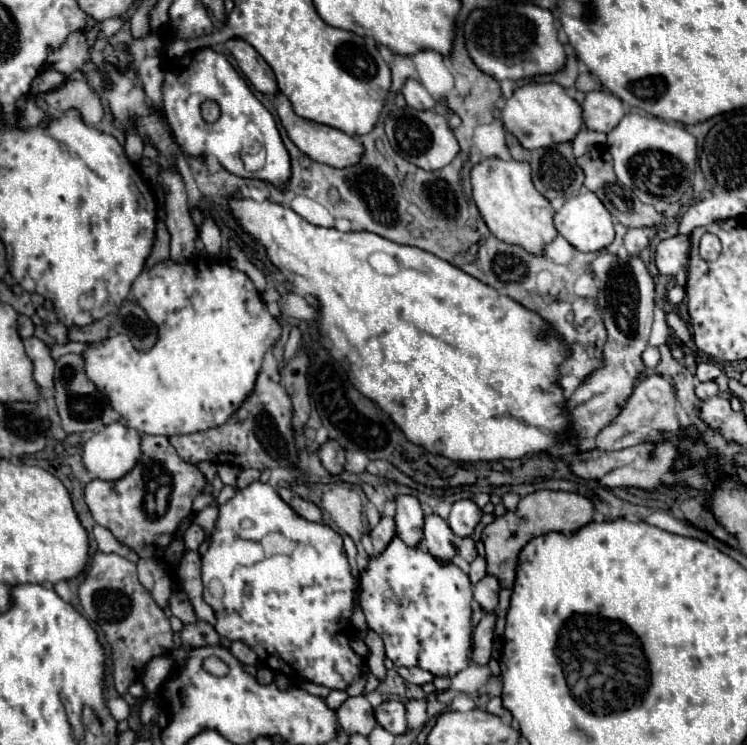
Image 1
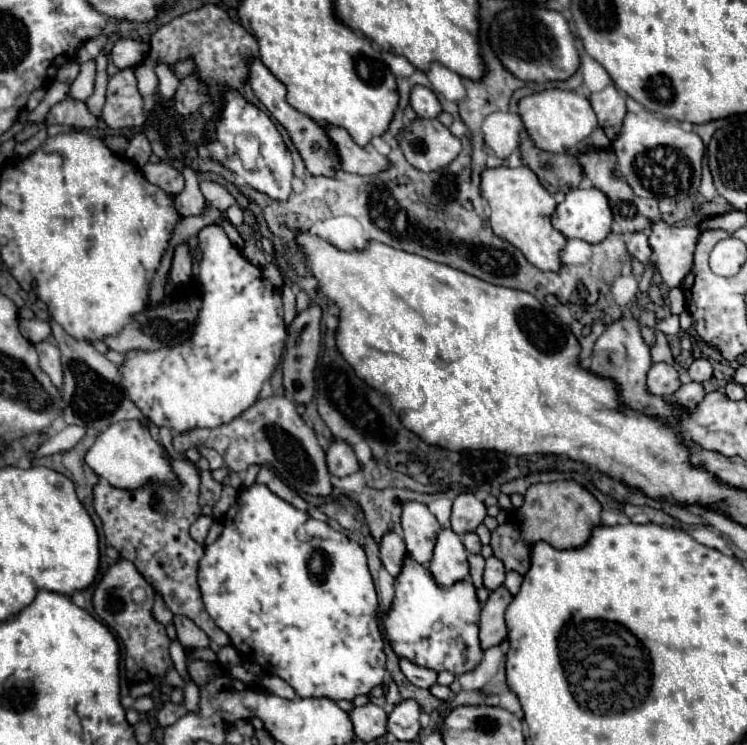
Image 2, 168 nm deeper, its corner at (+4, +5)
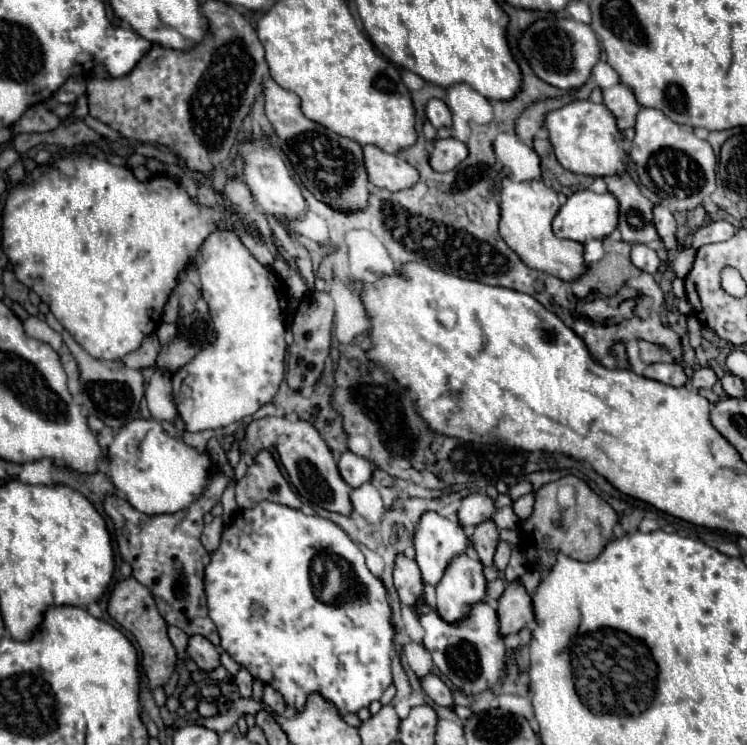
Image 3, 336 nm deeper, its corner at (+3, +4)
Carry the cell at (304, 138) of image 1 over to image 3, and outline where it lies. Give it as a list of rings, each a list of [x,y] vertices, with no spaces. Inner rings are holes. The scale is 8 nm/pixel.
[[[364,145],[364,167],[368,173],[368,181],[376,187],[384,187],[388,191],[408,189],[418,181],[418,171],[408,165],[402,157],[380,151],[374,145]]]

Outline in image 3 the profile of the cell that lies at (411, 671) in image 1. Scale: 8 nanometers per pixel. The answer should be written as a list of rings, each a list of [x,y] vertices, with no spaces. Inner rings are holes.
[[[426,673],[424,677],[420,677],[420,685],[424,689],[424,693],[438,705],[442,707],[452,707],[452,693],[448,689],[448,685],[434,673]]]

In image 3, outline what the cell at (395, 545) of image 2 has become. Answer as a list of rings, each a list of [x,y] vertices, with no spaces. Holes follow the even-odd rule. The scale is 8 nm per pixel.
[[[404,553],[396,555],[396,565],[394,565],[394,587],[400,595],[400,601],[406,603],[410,609],[414,603],[424,595],[424,583],[420,569],[414,559],[408,559]]]

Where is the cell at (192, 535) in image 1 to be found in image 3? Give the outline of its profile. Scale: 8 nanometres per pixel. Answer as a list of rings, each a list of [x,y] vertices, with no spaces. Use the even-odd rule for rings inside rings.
[[[214,517],[212,523],[208,523],[202,531],[202,545],[206,547],[206,551],[214,551],[218,547],[220,533],[222,533],[222,519]]]

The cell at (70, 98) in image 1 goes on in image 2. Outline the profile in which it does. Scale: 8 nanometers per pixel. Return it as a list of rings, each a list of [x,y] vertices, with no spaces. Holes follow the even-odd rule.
[[[65,98],[63,102],[55,104],[49,110],[45,124],[61,124],[61,126],[75,126],[81,130],[91,130],[97,126],[97,118],[87,110],[85,102],[79,102],[75,98]]]

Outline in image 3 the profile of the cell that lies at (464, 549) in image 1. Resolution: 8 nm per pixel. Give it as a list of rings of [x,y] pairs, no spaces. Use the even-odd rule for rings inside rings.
[[[492,519],[478,525],[470,535],[470,545],[478,553],[478,559],[482,561],[482,565],[492,565],[496,543],[498,543],[498,527]]]

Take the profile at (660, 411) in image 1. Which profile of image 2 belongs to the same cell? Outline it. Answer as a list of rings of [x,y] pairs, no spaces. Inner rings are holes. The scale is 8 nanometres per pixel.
[[[653,364],[647,372],[647,388],[655,396],[669,396],[681,386],[679,374],[671,364]]]

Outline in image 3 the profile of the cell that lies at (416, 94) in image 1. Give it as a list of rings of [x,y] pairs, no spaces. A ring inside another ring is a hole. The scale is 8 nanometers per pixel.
[[[430,99],[426,103],[426,117],[436,129],[452,125],[452,113],[450,113],[450,109],[446,107],[446,103],[442,99]]]

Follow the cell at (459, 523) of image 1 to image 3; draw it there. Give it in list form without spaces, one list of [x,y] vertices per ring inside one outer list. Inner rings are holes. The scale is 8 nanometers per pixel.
[[[468,495],[462,499],[458,509],[458,523],[466,527],[476,527],[494,515],[494,501],[488,495]]]

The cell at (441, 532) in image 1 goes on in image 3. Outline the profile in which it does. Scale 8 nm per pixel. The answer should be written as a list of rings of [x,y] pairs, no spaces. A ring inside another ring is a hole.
[[[460,553],[448,563],[436,585],[436,609],[446,621],[460,621],[470,611],[472,603],[484,601],[484,589],[482,563],[476,557],[468,557],[468,553]]]

